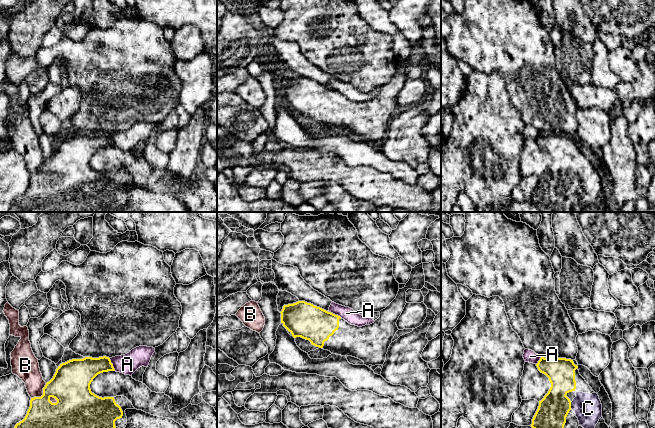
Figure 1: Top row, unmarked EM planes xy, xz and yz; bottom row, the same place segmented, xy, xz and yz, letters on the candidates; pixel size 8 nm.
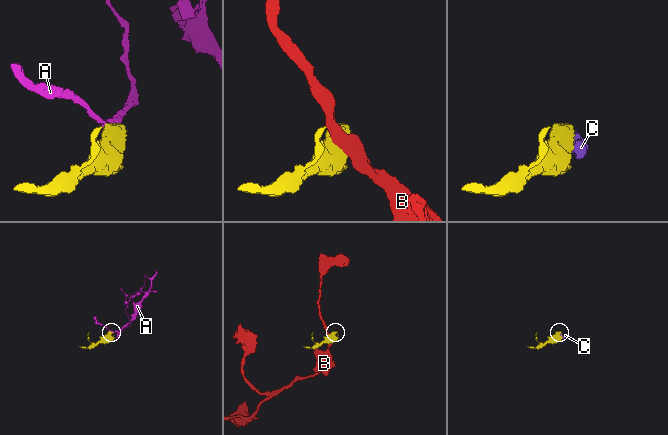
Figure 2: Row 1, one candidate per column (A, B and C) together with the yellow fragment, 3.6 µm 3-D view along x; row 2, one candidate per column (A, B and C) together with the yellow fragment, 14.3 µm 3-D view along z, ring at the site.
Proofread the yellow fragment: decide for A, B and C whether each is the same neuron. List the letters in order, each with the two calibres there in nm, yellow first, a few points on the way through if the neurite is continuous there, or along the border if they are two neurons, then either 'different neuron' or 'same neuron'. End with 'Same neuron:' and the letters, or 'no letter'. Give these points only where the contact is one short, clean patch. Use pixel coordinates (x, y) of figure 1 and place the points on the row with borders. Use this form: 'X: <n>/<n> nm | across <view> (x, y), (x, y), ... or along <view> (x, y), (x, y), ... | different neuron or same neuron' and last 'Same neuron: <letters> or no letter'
A: 200/160 nm | along xy (109, 358), (115, 370) | different neuron
B: 320/190 nm | different neuron
C: 240/220 nm | same neuron
Same neuron: C

